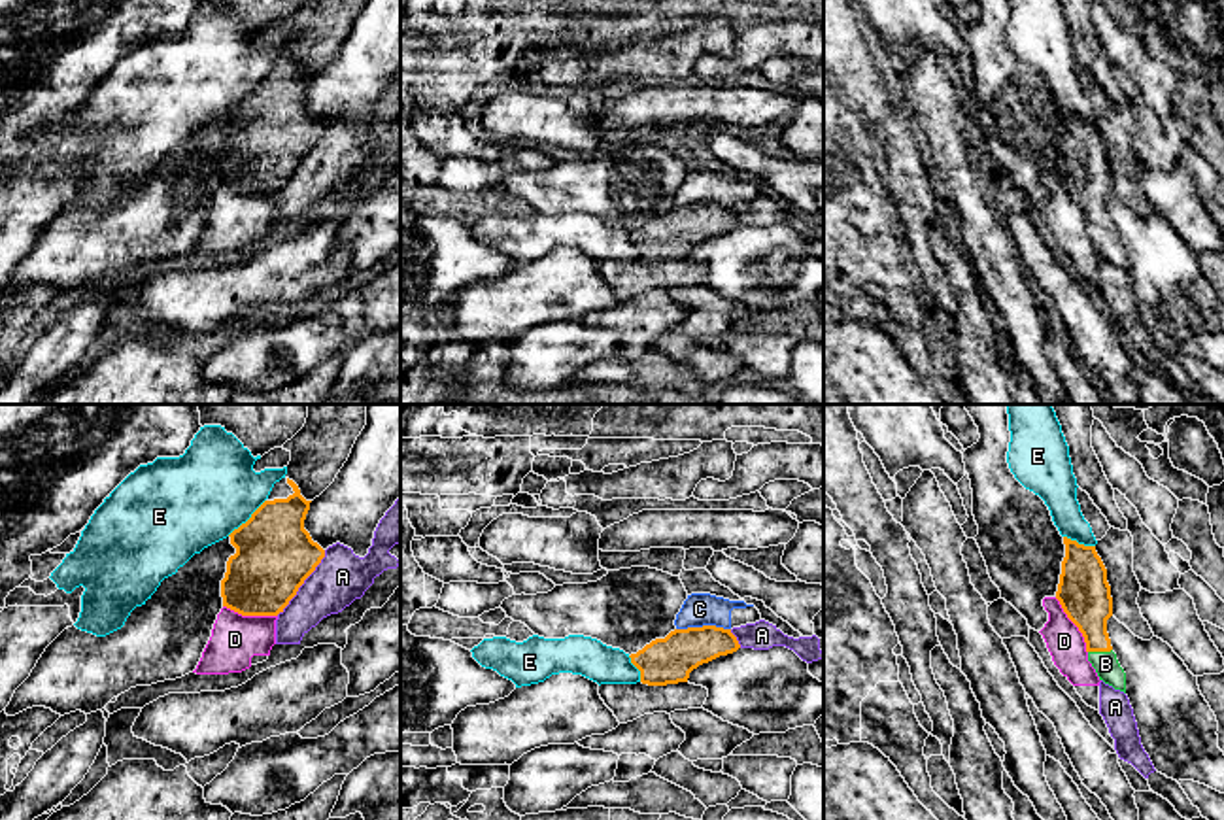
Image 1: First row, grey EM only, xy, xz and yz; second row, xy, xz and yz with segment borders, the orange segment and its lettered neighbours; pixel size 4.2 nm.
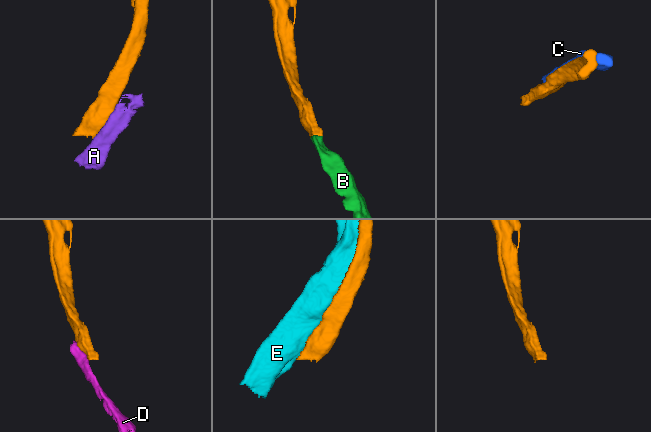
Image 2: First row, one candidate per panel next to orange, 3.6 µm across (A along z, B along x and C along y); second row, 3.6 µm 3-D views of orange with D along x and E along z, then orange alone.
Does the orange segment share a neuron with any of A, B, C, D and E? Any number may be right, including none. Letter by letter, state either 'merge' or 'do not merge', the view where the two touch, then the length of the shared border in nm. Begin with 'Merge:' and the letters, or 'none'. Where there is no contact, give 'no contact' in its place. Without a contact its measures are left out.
Merge: B
A: do not merge | xy | 360 nm
B: merge | yz | 110 nm
C: do not merge | xz | 240 nm
D: do not merge | yz | 280 nm
E: do not merge | xy | 220 nm

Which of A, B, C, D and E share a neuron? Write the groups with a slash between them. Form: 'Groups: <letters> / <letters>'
Groups: A / B / C D / E

